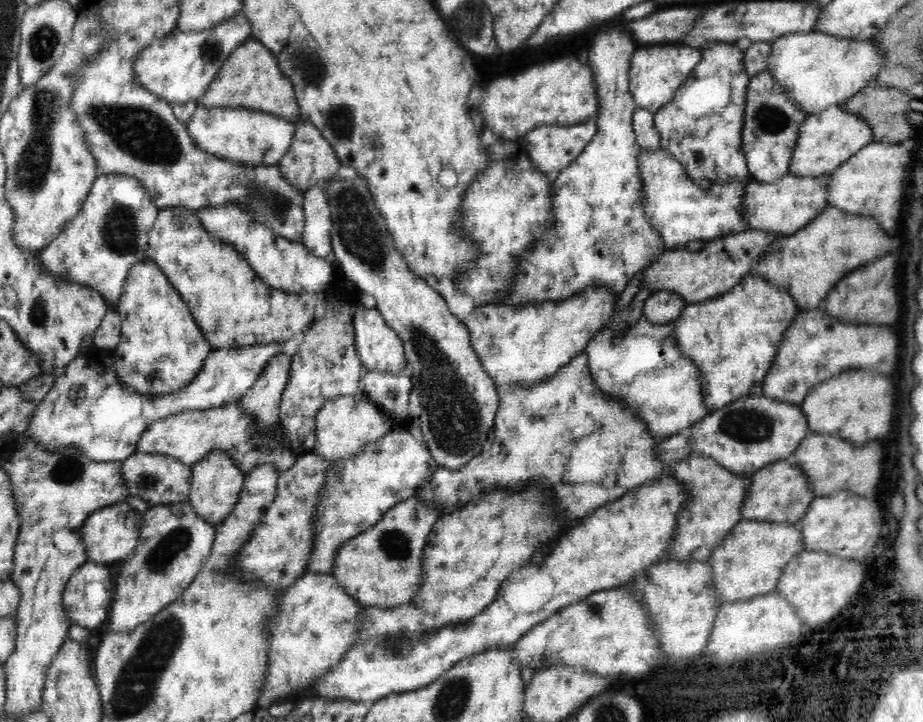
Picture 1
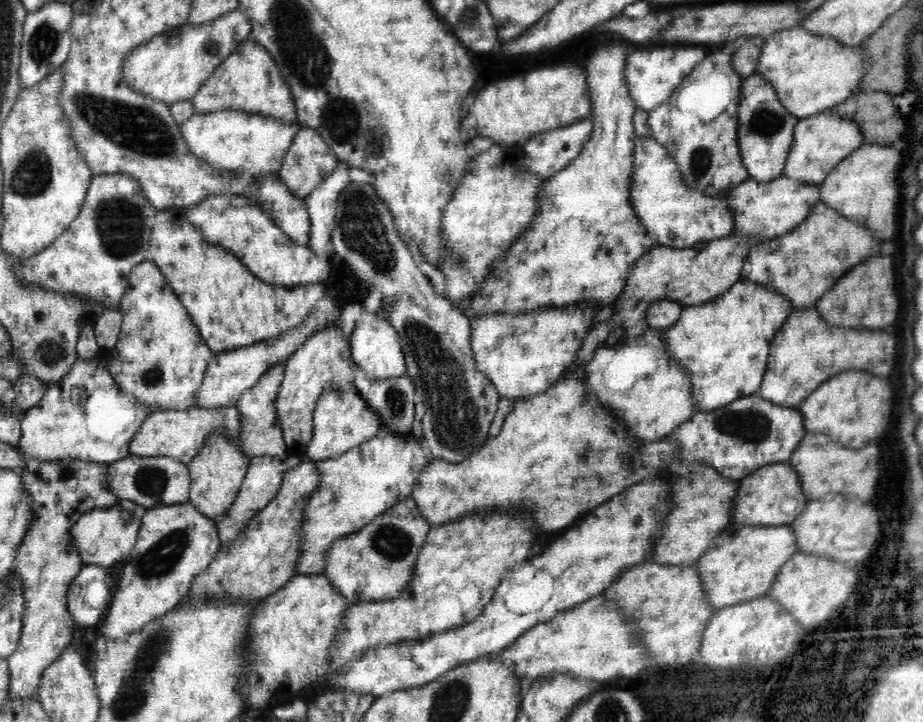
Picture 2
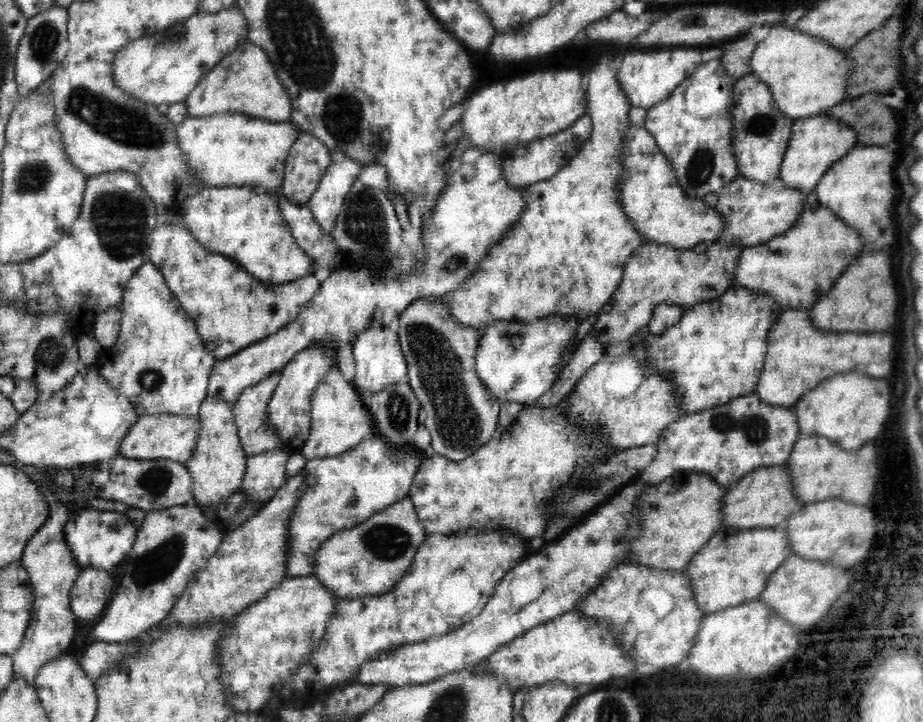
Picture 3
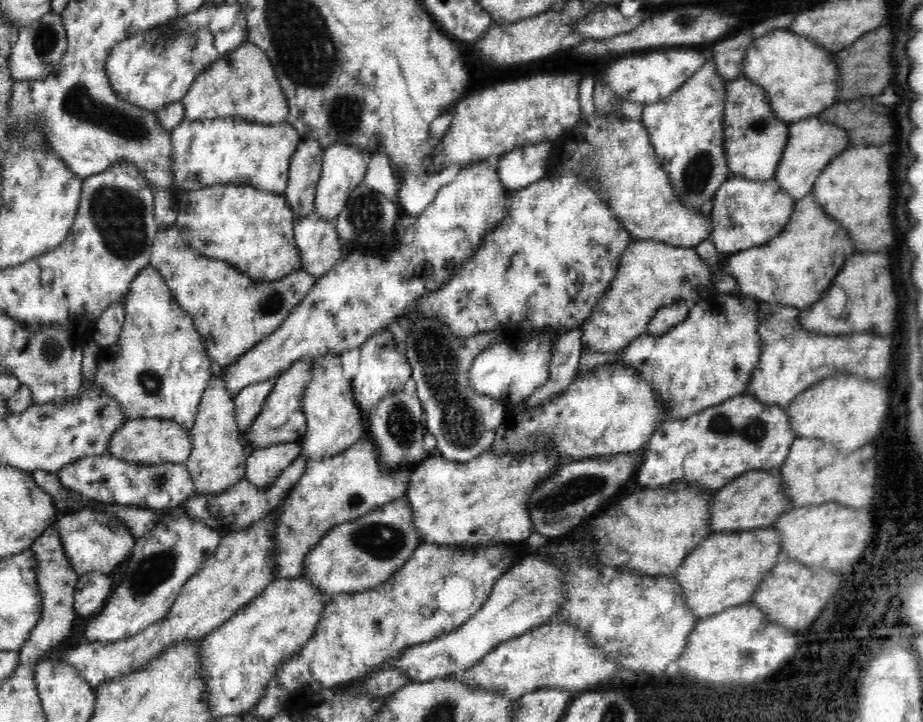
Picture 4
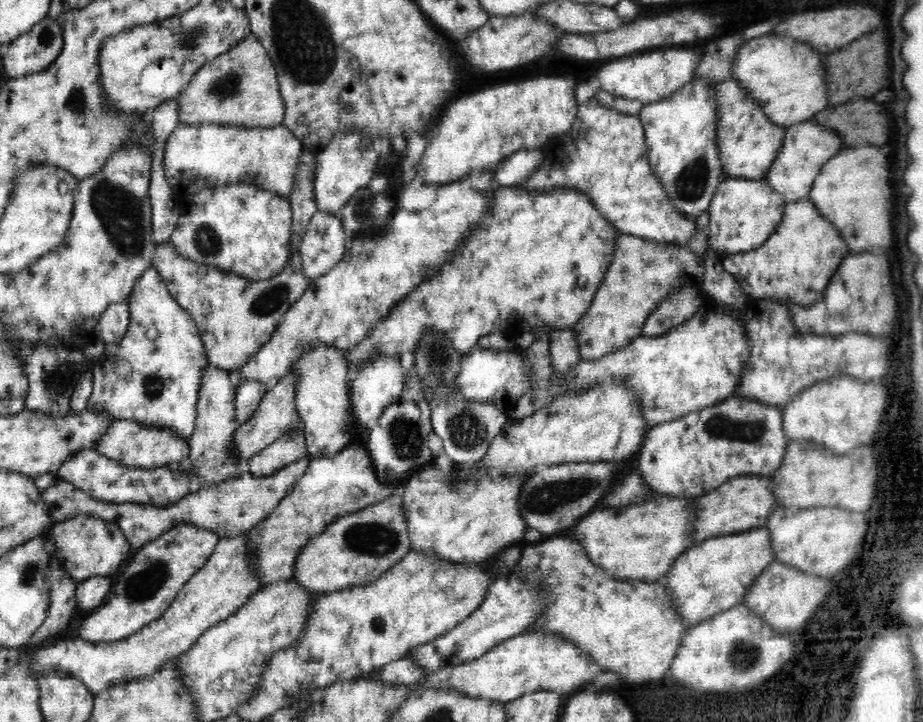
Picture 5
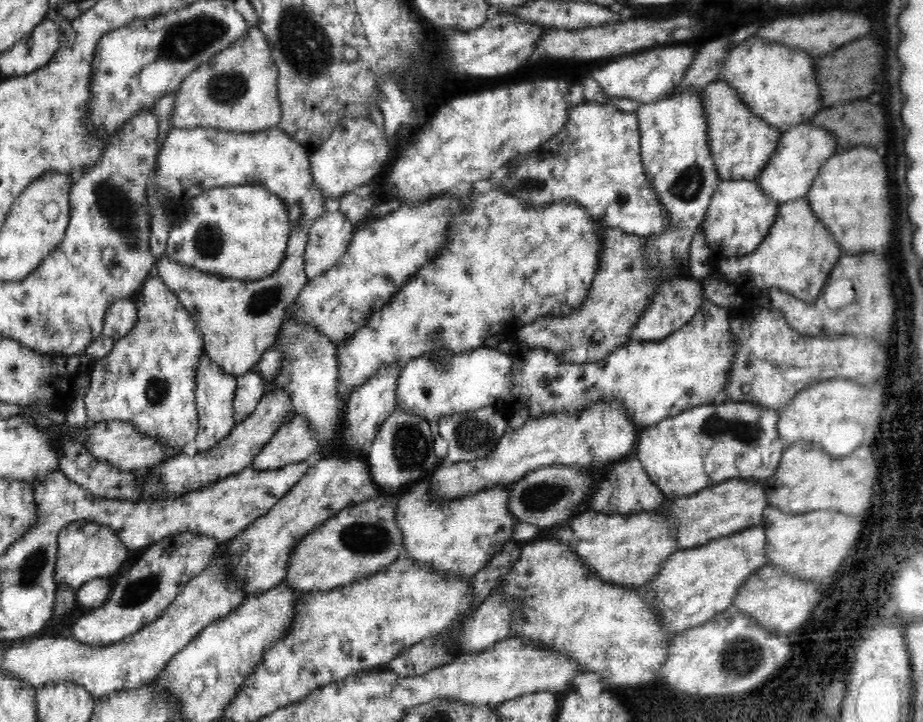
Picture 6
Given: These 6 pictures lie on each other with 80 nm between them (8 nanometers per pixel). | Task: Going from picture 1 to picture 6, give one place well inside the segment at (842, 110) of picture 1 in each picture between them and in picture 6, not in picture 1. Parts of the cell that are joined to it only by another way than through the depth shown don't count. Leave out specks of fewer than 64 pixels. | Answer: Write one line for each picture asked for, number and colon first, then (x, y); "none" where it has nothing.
2: (821, 142)
3: (817, 142)
4: (812, 144)
5: (808, 146)
6: (789, 174)

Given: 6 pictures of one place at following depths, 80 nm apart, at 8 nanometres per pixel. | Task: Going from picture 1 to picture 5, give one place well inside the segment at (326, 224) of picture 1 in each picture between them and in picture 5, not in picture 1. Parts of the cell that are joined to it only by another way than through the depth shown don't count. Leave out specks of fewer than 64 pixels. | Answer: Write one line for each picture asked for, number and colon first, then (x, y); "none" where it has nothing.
2: (320, 203)
3: (325, 203)
4: (344, 168)
5: (346, 164)

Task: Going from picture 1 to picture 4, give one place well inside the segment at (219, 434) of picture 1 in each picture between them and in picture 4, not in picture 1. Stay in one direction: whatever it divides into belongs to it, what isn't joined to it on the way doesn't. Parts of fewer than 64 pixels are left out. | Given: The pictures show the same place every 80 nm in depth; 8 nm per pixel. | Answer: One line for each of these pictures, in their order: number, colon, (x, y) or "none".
2: (180, 434)
3: (174, 436)
4: (142, 440)

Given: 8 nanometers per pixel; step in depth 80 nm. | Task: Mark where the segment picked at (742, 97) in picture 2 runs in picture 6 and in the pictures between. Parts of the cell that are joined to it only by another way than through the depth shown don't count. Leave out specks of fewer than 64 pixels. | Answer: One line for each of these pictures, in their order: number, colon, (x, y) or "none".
3: (762, 133)
4: (755, 138)
5: (748, 142)
6: (741, 143)

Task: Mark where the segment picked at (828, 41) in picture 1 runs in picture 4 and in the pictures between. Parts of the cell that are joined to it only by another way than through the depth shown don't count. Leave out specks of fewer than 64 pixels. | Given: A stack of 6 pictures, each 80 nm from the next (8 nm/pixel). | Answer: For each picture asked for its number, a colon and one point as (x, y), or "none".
2: (811, 73)
3: (808, 76)
4: (800, 77)

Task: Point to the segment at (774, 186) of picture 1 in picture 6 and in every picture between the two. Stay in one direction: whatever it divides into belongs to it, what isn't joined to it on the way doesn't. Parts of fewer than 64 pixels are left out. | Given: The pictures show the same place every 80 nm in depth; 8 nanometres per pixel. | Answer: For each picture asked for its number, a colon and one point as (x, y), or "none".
2: (766, 210)
3: (753, 212)
4: (745, 213)
5: (744, 213)
6: (739, 216)

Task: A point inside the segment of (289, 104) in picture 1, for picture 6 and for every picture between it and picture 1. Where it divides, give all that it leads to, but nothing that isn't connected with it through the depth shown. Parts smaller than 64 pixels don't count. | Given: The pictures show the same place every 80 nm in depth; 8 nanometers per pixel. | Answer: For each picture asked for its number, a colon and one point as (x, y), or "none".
2: (248, 80)
3: (244, 82)
4: (243, 84)
5: (241, 88)
6: (236, 90)

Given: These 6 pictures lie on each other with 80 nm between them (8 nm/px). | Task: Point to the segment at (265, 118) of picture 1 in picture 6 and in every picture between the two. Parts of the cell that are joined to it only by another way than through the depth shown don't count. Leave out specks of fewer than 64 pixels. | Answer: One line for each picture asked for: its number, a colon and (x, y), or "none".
2: (248, 143)
3: (226, 149)
4: (220, 151)
5: (196, 157)
6: (191, 161)

